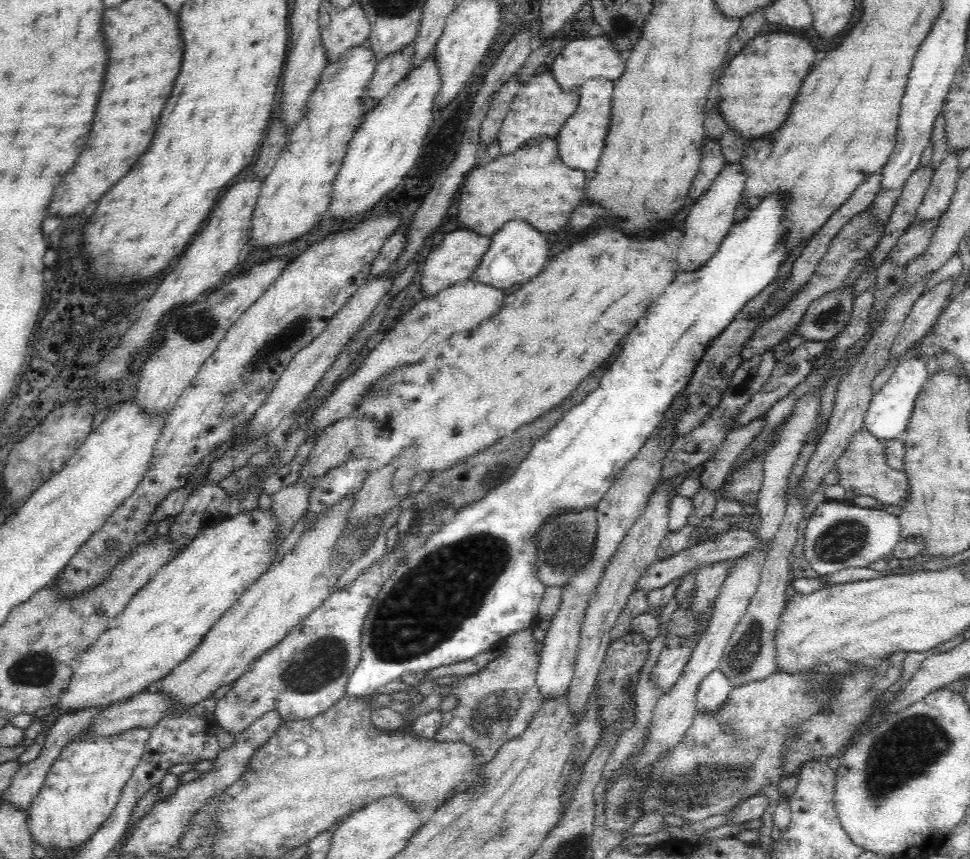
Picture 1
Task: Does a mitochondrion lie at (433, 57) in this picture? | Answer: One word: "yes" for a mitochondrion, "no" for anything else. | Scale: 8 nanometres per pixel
no

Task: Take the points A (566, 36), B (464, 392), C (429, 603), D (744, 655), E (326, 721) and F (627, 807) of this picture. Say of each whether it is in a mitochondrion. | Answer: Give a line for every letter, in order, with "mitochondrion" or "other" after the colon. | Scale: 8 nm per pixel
A: other
B: other
C: mitochondrion
D: mitochondrion
E: other
F: mitochondrion

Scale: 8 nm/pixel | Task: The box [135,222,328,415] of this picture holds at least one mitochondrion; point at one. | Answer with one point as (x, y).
(279, 343)

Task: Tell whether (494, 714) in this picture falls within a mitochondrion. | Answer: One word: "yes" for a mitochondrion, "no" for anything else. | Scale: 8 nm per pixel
yes

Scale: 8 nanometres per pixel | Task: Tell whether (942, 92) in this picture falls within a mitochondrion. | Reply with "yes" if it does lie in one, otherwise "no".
no

